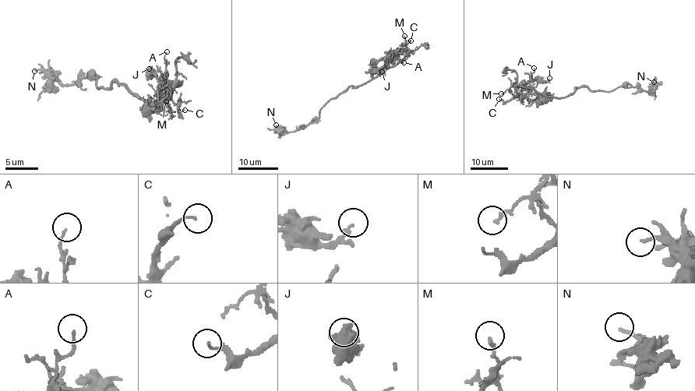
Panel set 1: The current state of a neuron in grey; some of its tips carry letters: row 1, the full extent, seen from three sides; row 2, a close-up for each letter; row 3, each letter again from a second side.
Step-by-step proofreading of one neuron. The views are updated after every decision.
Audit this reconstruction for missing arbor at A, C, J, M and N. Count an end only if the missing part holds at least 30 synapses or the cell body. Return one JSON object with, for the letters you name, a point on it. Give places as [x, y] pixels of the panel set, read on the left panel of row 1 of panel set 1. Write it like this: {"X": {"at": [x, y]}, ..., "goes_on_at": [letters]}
{"goes_on_at": []}

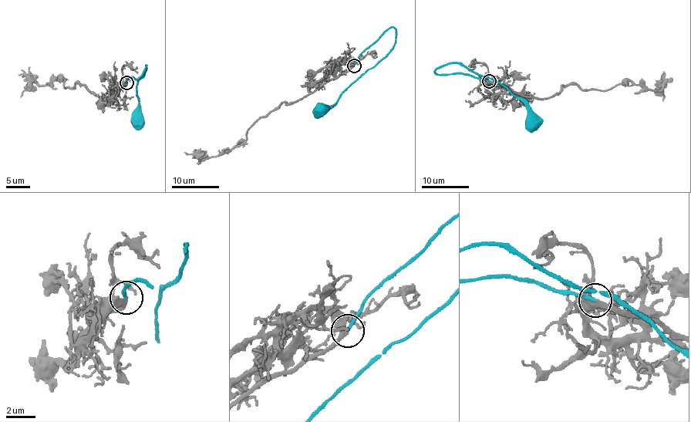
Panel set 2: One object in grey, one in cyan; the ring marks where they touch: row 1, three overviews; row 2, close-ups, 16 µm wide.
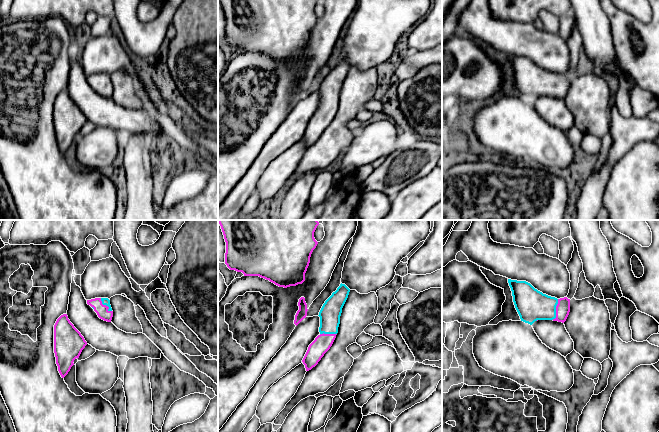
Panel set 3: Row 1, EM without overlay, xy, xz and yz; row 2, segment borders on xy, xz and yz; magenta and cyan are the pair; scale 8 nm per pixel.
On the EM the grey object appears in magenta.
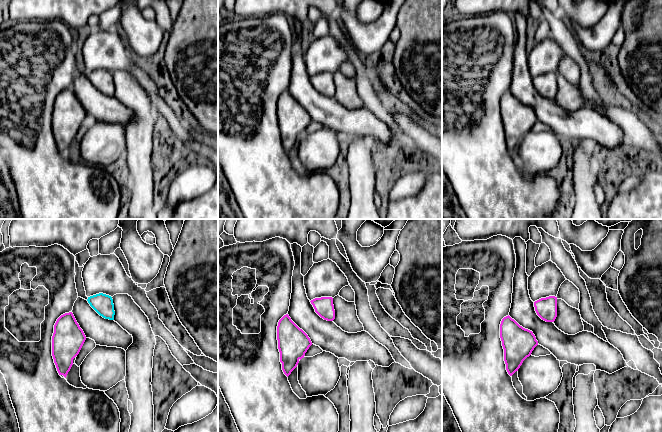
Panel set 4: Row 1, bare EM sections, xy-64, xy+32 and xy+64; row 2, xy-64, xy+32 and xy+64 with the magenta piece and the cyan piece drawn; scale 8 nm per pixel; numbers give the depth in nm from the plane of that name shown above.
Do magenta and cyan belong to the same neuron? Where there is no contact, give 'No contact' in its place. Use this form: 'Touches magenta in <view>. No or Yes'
Touches magenta in yz. Yes

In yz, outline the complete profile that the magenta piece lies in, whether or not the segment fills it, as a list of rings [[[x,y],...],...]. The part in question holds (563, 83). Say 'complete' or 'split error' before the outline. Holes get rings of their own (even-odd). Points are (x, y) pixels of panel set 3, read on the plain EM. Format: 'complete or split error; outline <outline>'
split error; outline [[[508,55],[513,78],[521,97],[532,101],[537,96],[564,99],[570,88],[570,75],[557,75],[535,65],[526,57]]]

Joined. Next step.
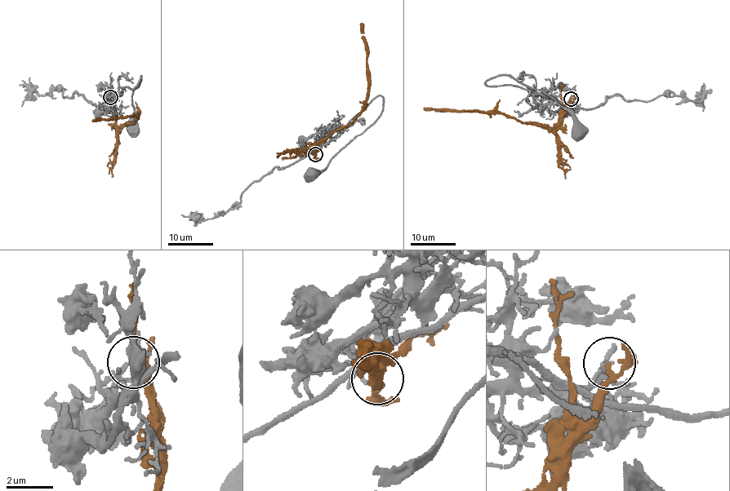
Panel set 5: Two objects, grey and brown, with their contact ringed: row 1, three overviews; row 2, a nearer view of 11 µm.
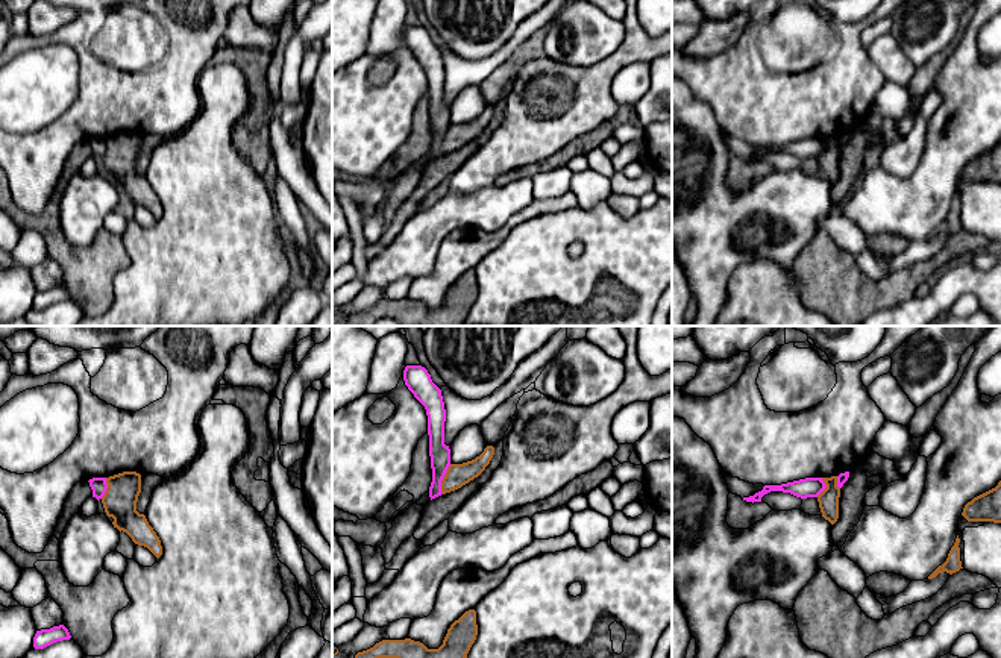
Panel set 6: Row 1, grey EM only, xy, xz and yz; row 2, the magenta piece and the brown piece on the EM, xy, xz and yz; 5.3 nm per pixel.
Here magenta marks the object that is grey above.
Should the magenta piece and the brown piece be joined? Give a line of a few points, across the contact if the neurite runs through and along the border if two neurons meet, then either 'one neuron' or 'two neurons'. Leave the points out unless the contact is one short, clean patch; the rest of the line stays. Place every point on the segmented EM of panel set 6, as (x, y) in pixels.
line xz (451, 464), (442, 481), (442, 493); two neurons

